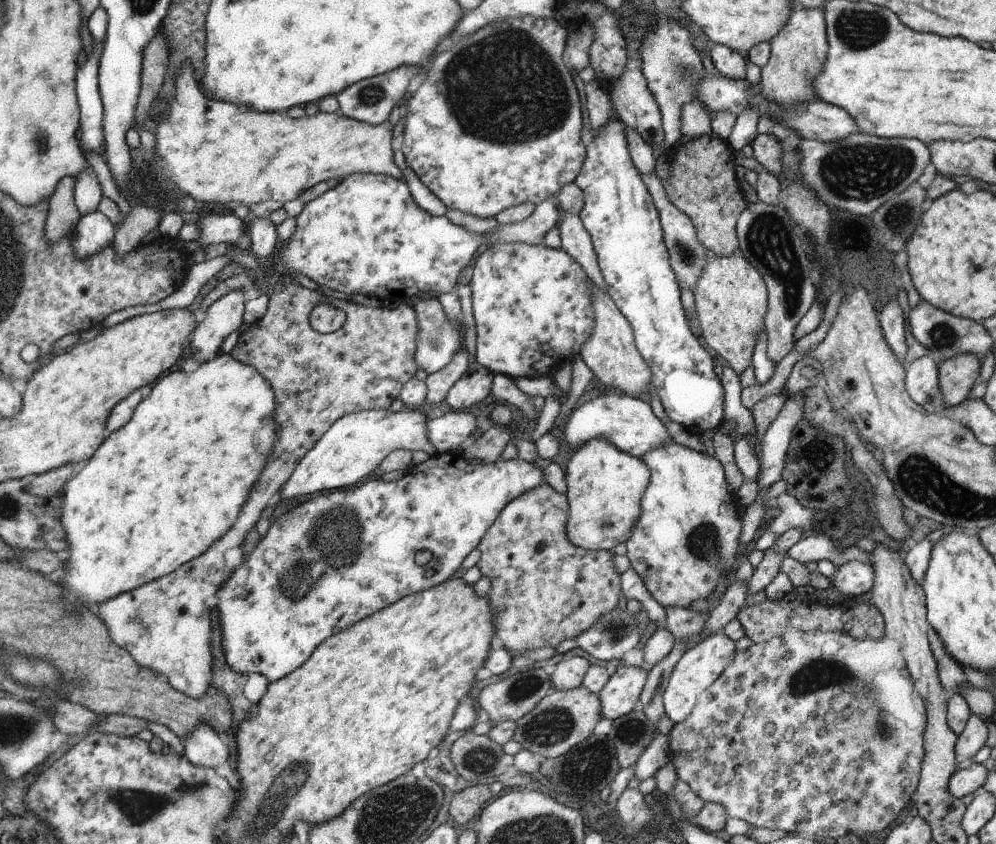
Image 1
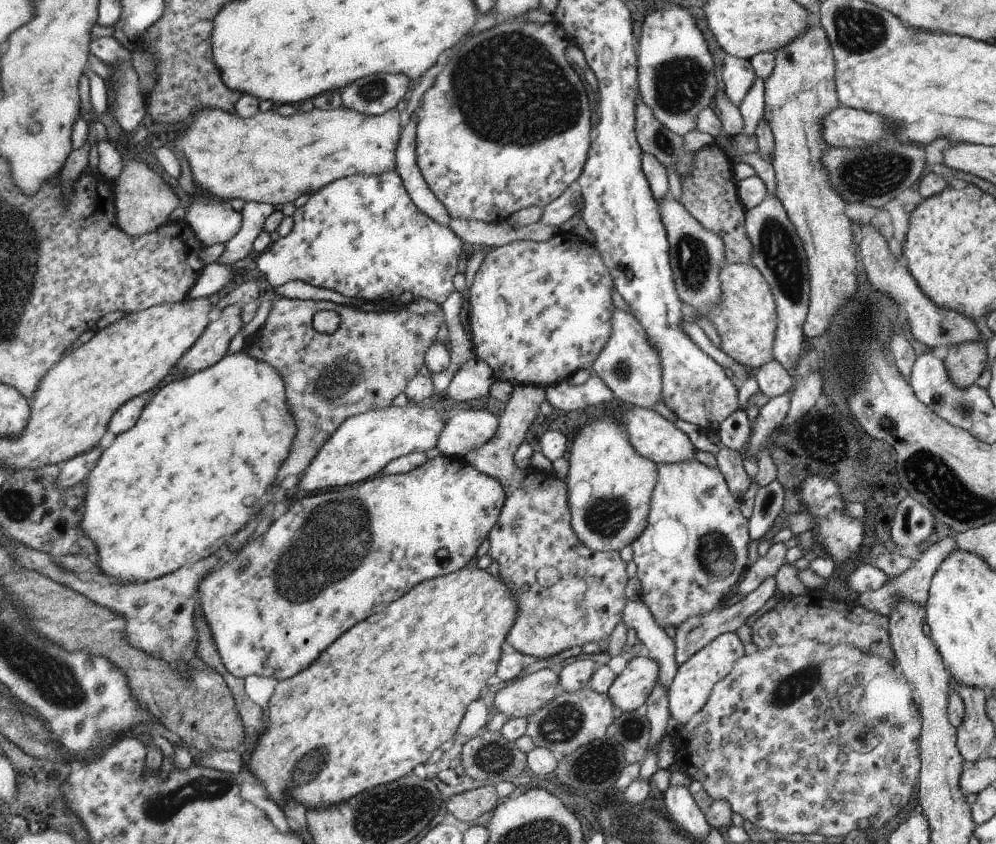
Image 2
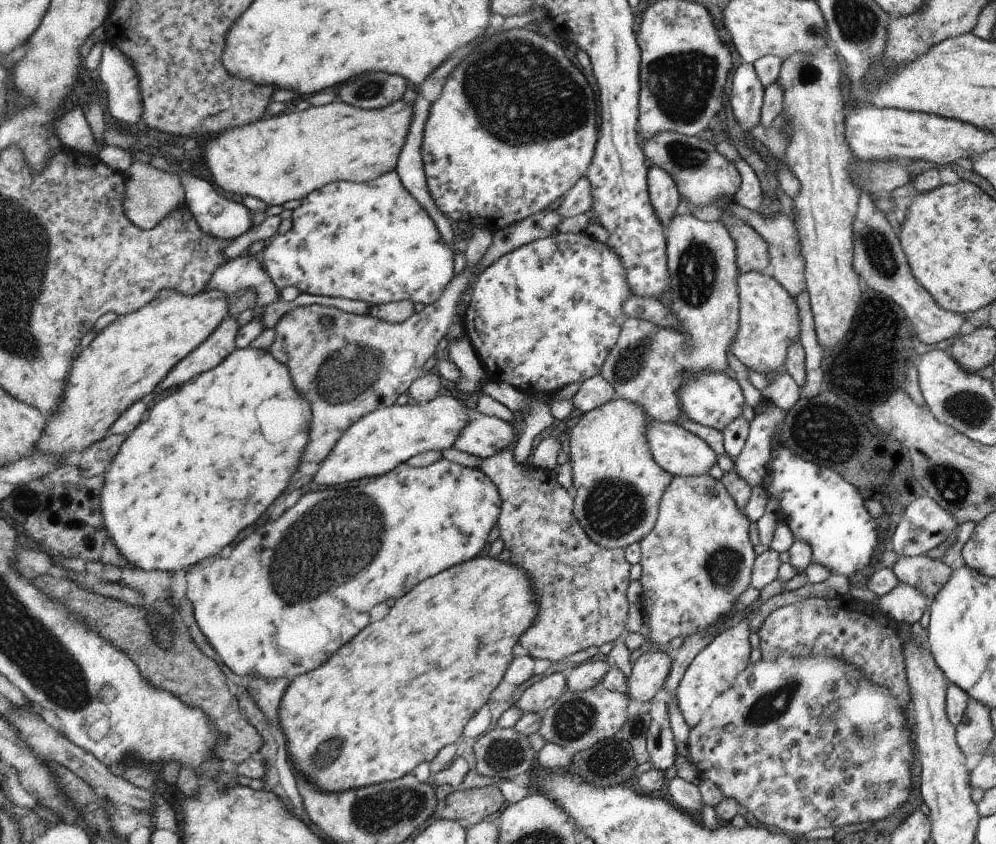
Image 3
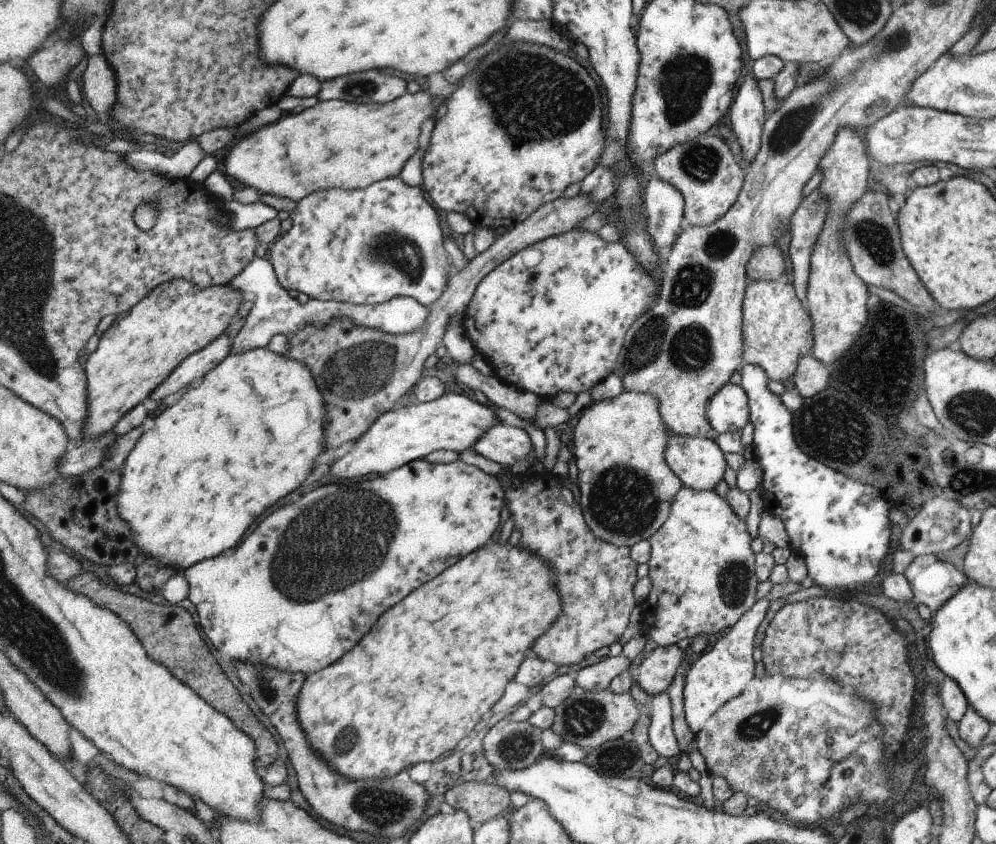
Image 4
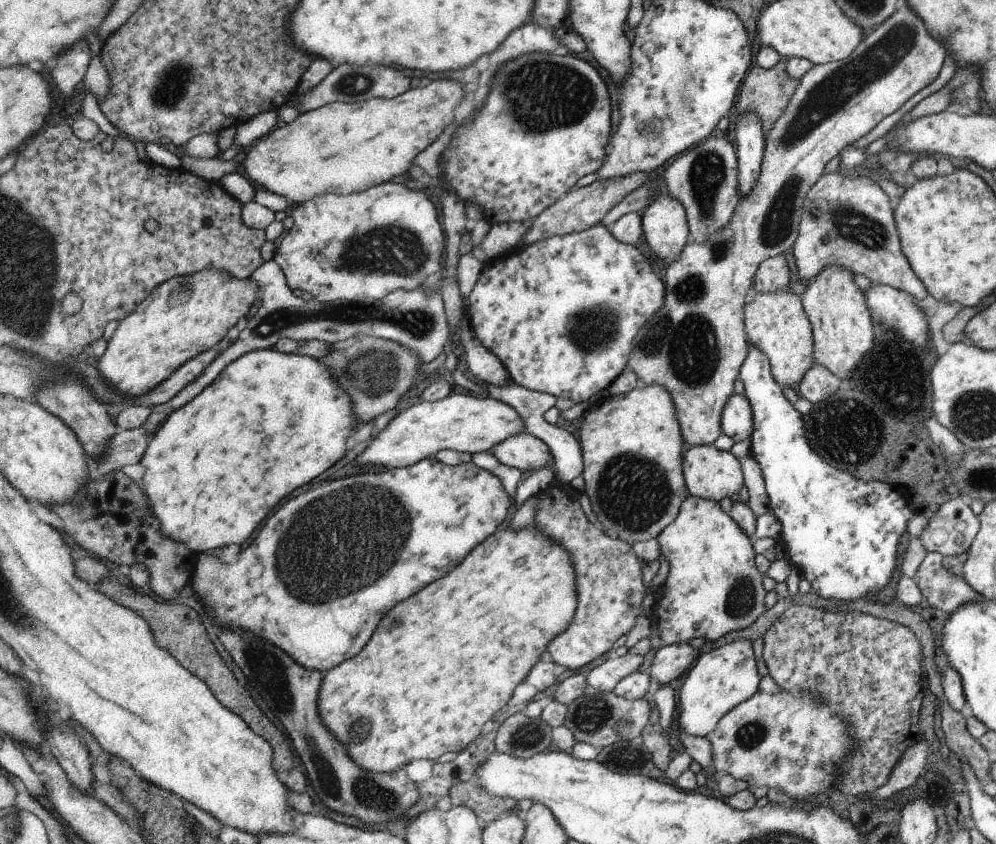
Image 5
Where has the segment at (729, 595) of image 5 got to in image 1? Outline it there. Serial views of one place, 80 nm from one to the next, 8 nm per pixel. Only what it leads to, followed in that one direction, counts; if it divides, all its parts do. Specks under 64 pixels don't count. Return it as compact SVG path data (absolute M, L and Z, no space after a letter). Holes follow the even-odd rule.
M678 443L667 445L666 447L660 447L655 449L643 457L640 457L644 462L647 462L649 469L652 470L651 484L647 486L644 498L642 500L642 510L636 526L633 527L633 533L631 538L626 541L627 555L631 562L631 567L640 575L640 578L644 581L648 592L652 595L652 598L660 604L664 609L689 609L692 606L694 600L709 599L712 596L712 592L716 590L718 582L724 578L724 576L731 579L730 572L734 570L734 564L736 564L736 556L740 552L740 534L742 534L742 520L738 516L738 508L736 504L732 502L732 492L728 488L727 478L724 478L724 469L719 459L703 456L702 454L693 450L688 450L684 446Z

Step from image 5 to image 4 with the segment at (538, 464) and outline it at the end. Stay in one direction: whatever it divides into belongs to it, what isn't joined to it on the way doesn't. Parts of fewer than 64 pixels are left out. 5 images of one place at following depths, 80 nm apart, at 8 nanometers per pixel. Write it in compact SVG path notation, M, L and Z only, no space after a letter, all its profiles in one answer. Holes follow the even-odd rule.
M499 422L494 425L473 447L472 450L494 462L511 467L532 454L534 450L528 432L514 425Z

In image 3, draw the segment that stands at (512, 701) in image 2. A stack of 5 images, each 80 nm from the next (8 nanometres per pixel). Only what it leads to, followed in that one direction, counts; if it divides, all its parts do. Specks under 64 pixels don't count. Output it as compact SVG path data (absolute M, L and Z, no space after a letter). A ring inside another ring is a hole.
M566 672L562 673L547 673L544 674L544 677L542 680L538 680L538 682L535 682L525 691L518 692L518 694L515 696L514 701L515 705L522 710L524 714L526 713L541 713L545 710L548 710L551 706L554 706L556 704L556 701L568 690L567 688L567 678L566 678Z

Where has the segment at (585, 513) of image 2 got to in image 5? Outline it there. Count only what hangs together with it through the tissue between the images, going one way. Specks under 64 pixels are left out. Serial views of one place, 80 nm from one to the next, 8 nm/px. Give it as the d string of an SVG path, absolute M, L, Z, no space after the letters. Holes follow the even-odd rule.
M639 386L627 394L610 397L606 402L592 405L589 411L588 414L584 415L584 420L582 420L580 440L578 442L580 442L580 450L582 450L582 460L584 462L584 472L582 472L584 483L586 484L584 492L590 500L592 512L601 524L600 528L608 536L619 538L631 545L639 541L656 539L679 517L680 506L683 506L684 500L686 500L689 494L682 466L682 454L686 442L682 432L680 432L678 418L676 418L676 406L672 402L670 392L664 386Z

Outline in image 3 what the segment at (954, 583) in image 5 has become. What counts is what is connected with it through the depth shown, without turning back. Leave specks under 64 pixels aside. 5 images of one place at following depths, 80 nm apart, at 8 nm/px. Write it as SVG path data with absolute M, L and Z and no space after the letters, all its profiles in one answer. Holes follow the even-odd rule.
M928 555L899 556L892 570L896 573L900 583L919 590L929 600L929 604L950 580L953 573L950 565Z

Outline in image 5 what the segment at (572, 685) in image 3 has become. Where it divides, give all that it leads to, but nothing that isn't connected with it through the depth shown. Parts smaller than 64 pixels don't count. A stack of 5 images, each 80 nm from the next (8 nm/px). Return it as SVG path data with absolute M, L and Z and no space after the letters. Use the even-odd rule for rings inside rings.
M626 654L626 656L620 657L609 656L606 662L585 673L586 684L592 691L614 691L616 684L622 678L626 678L628 674L637 672L642 662L644 662L644 658L638 654Z

